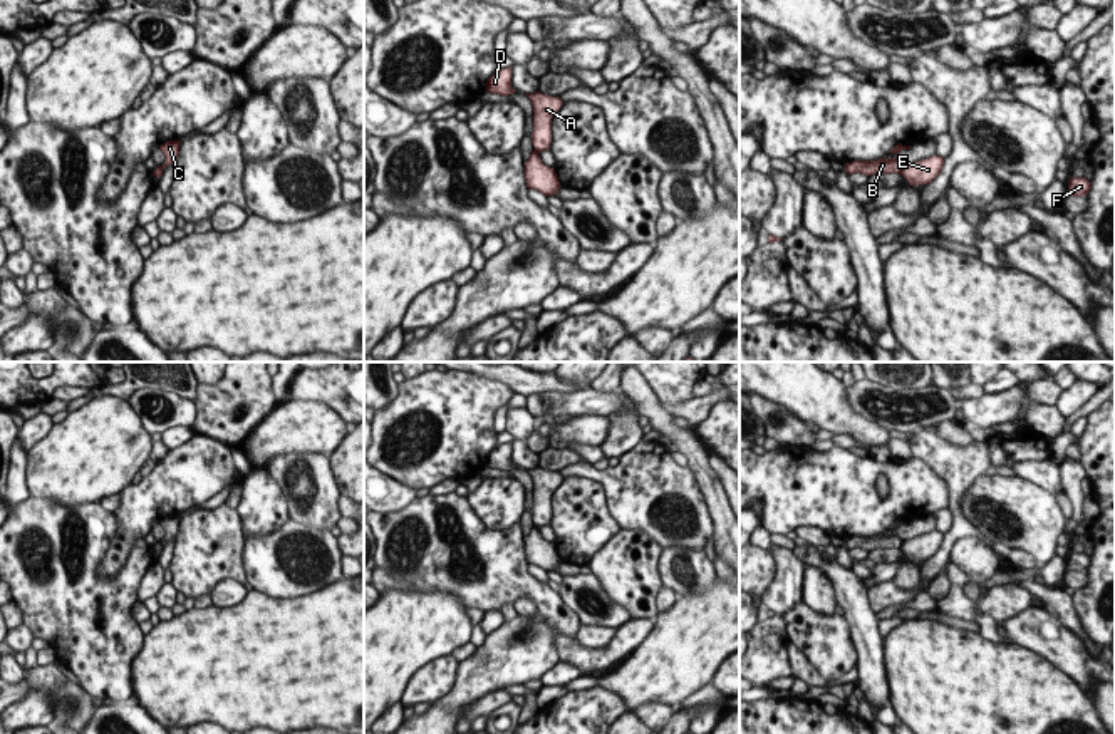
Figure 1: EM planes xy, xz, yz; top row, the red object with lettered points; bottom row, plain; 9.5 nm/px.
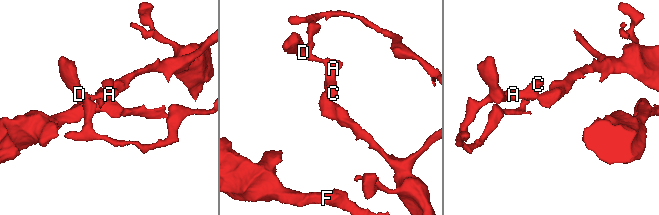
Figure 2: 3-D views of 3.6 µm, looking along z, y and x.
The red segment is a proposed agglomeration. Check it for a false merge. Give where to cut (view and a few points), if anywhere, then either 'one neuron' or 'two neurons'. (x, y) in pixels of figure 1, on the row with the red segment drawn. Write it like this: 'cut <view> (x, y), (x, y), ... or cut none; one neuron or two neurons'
cut yz (904, 166), (899, 173); two neurons

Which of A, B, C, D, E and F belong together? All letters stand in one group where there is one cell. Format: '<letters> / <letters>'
A B C D / E F

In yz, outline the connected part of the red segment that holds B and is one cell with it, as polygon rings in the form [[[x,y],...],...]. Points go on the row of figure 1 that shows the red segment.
[[[882,158],[882,159],[875,159],[875,161],[852,161],[852,163],[845,164],[845,171],[848,174],[860,173],[865,176],[870,176],[875,173],[882,173],[882,174],[889,174],[889,173],[895,174],[897,173],[897,174],[900,174],[902,169],[904,169],[904,166],[895,158],[890,158],[890,159]]]

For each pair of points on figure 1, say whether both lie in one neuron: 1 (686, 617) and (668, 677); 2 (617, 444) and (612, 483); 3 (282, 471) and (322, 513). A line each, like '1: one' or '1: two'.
1: one
2: two
3: one

